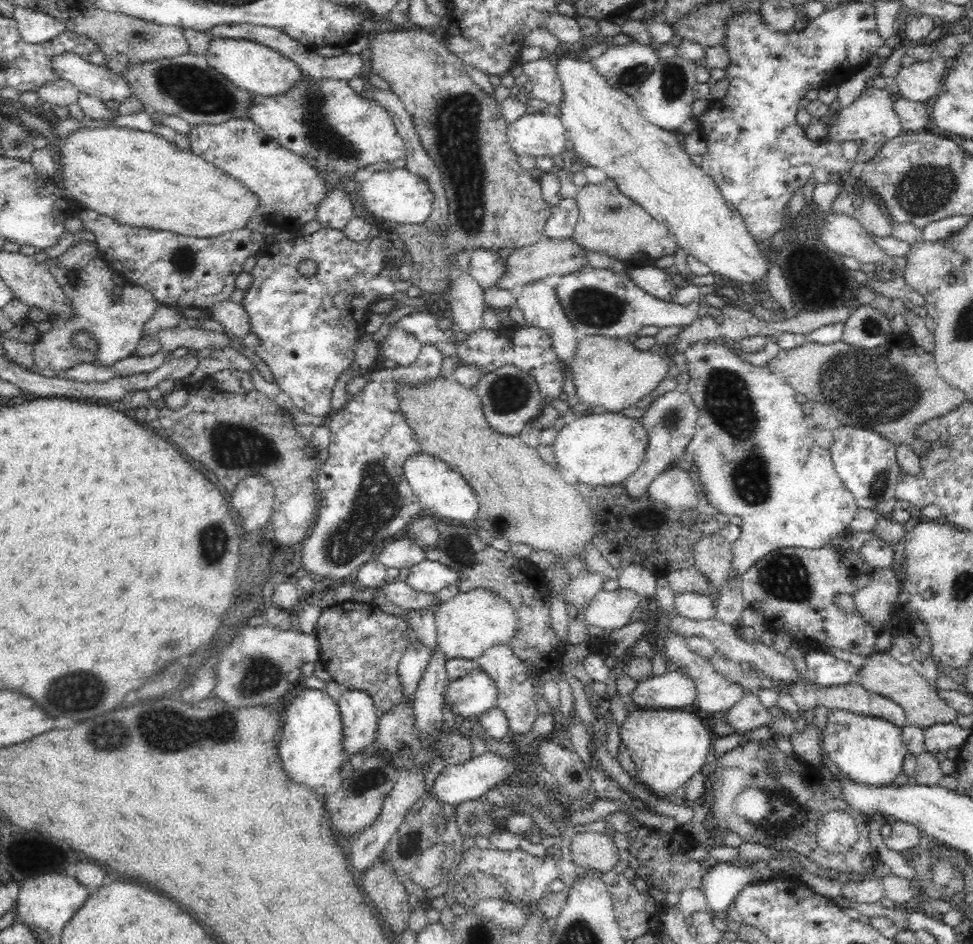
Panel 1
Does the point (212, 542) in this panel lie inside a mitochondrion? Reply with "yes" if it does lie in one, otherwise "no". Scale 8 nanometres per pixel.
yes

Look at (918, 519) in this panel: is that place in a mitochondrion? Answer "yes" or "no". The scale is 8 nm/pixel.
no

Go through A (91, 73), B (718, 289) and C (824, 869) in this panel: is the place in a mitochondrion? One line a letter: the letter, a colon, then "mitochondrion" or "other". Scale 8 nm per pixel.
A: other
B: other
C: other

